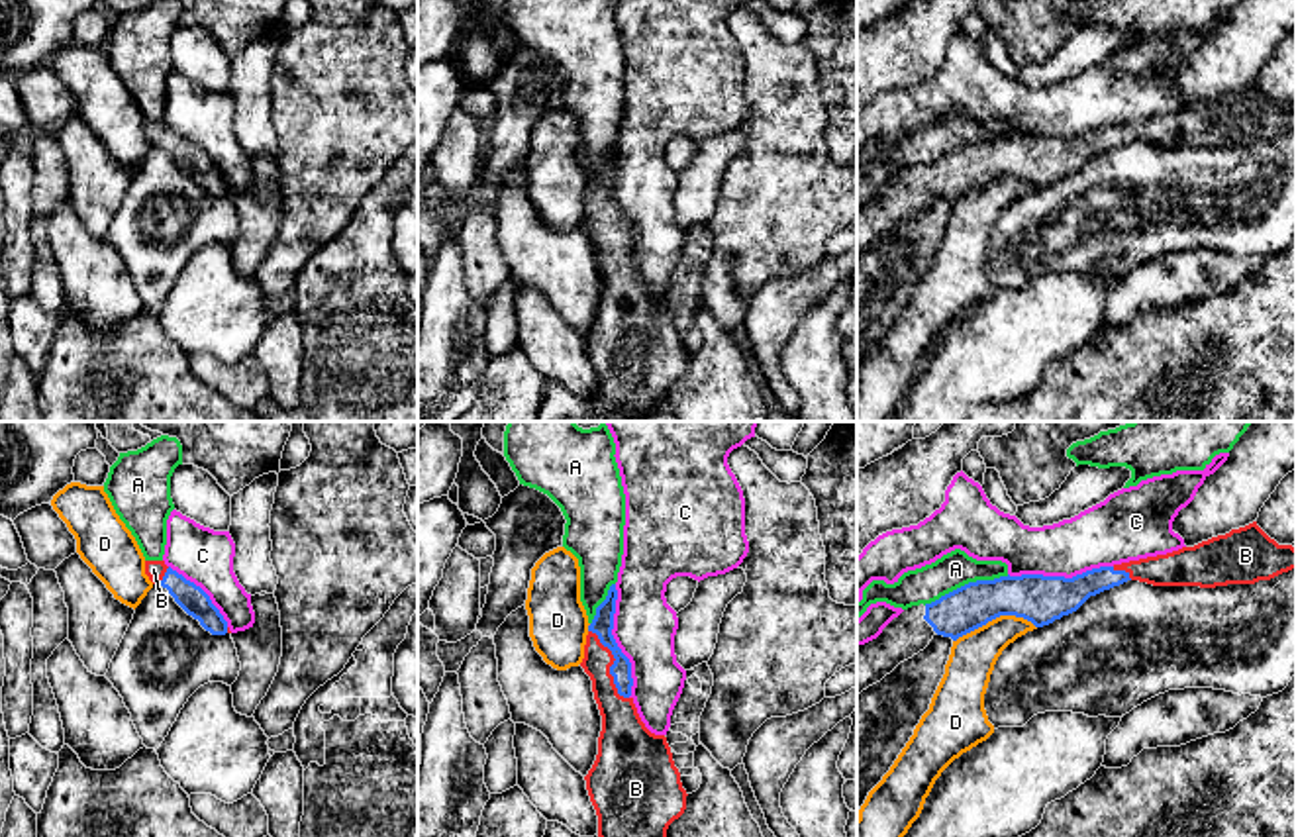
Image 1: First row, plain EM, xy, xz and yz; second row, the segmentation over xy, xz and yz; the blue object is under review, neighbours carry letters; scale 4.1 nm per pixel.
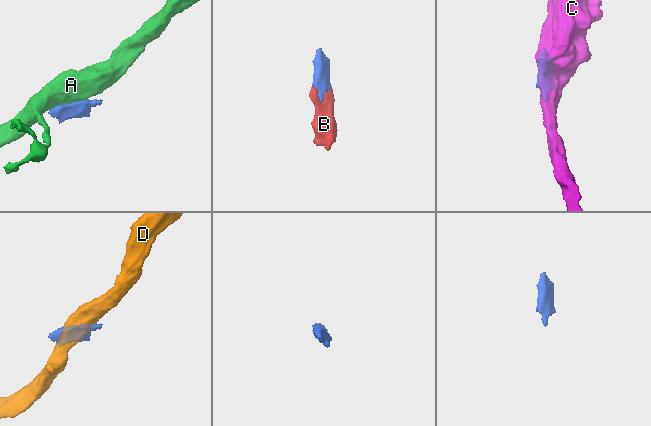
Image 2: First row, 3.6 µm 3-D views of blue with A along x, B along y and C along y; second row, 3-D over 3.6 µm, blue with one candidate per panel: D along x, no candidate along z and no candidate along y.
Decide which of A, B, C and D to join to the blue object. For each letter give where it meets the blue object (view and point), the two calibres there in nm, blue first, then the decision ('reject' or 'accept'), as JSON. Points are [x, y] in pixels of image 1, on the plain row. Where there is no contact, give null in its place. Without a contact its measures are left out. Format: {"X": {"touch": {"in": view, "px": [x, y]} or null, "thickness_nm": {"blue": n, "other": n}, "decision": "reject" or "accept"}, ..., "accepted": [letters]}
{"A": {"touch": {"in": "yz", "px": [965, 146]}, "thickness_nm": {"blue": 190, "other": 150}, "decision": "reject"}, "B": {"touch": {"in": "xz", "px": [612, 226]}, "thickness_nm": {"blue": 90, "other": 160}, "decision": "accept"}, "C": {"touch": {"in": "xz", "px": [614, 202]}, "thickness_nm": {"blue": 90, "other": 260}, "decision": "reject"}, "D": {"touch": {"in": "yz", "px": [995, 179]}, "thickness_nm": {"blue": 200, "other": 190}, "decision": "reject"}, "accepted": ["B"]}

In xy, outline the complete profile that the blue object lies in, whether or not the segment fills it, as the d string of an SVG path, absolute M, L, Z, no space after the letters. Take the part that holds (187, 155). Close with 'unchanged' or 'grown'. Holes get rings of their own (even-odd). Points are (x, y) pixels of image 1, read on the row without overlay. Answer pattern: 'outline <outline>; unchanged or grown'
outline M145 122L145 135L153 145L169 151L174 163L212 196L231 194L220 171L212 165L210 157L186 141L182 135L165 125L165 122Z; grown

